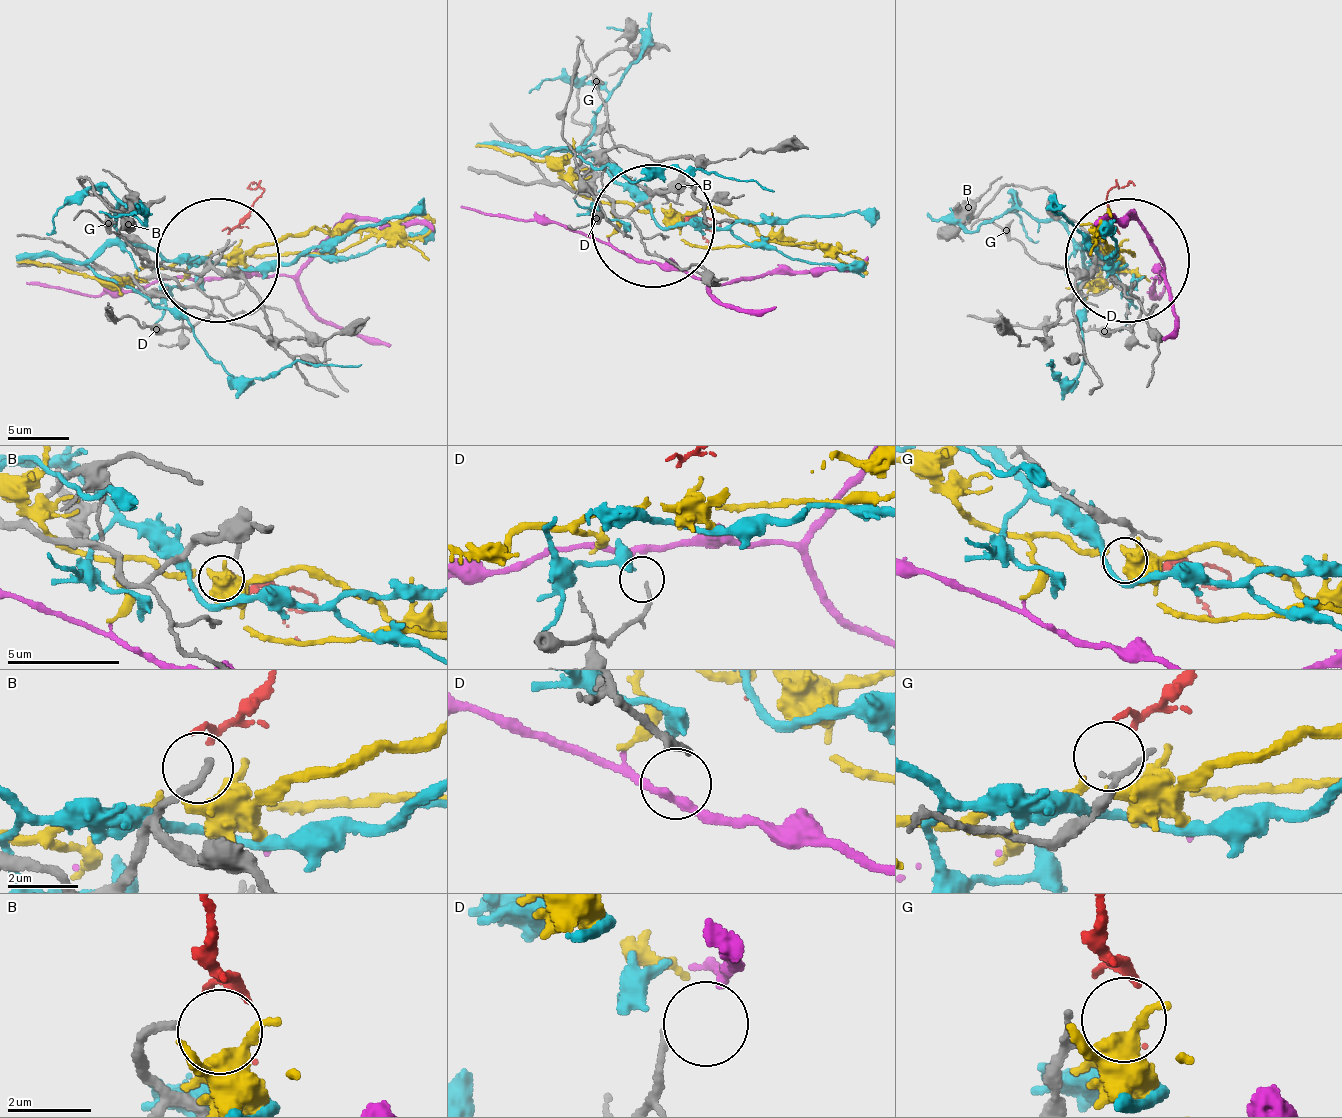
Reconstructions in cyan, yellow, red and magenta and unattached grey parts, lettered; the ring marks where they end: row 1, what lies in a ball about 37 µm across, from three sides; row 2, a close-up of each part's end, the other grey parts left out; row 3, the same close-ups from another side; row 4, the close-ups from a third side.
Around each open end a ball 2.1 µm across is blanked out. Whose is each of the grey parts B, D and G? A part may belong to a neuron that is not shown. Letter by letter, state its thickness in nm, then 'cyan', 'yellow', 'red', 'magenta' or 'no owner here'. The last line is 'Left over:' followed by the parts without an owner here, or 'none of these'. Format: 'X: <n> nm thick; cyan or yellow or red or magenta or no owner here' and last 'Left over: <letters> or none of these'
B: 190 nm thick; no owner here
D: 150 nm thick; magenta
G: 130 nm thick; red
Left over: B

